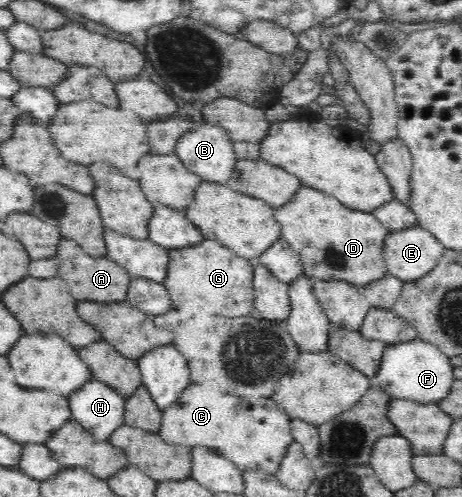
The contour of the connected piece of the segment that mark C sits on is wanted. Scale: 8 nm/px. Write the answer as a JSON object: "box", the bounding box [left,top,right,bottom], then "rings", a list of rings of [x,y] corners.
{"box":[157,385,294,474],"rings":[[[190,385],[174,404],[162,409],[161,427],[157,434],[167,443],[189,448],[204,446],[232,461],[241,470],[260,469],[274,474],[287,449],[294,442],[292,418],[272,397],[243,399],[225,395],[207,385]]]}

